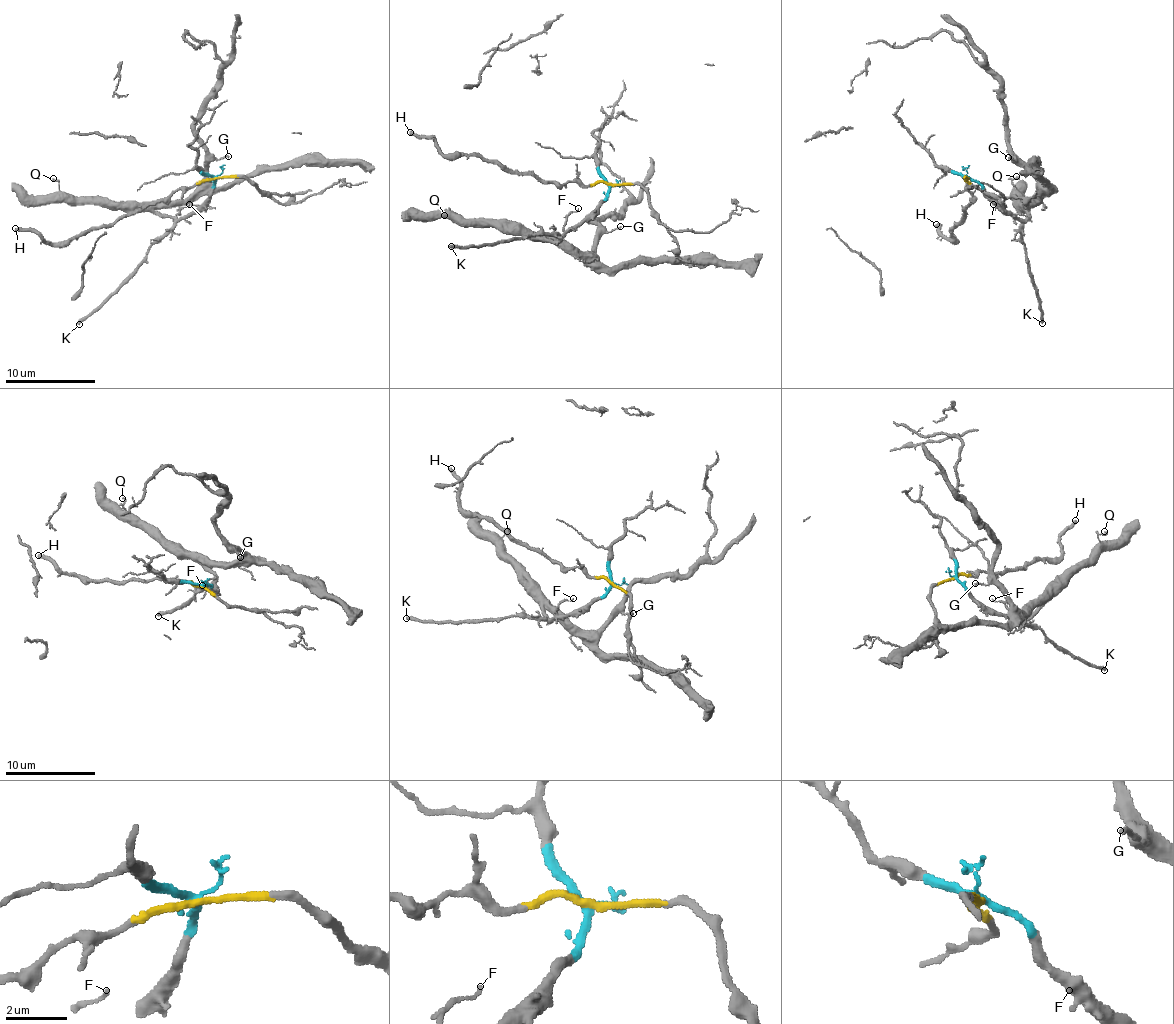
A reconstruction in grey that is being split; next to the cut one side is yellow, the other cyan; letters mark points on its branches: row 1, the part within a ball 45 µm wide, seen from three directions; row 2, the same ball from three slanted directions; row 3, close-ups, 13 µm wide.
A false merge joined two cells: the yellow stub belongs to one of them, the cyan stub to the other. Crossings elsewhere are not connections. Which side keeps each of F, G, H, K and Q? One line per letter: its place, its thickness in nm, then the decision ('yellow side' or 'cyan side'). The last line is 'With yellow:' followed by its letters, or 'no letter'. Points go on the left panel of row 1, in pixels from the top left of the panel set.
F: place (189, 204); calibre 70 nm; cyan side
G: place (228, 156); calibre 120 nm; cyan side
H: place (15, 228); calibre 280 nm; yellow side
K: place (79, 324); calibre 280 nm; cyan side
Q: place (53, 178); calibre 130 nm; cyan side
With yellow: H

